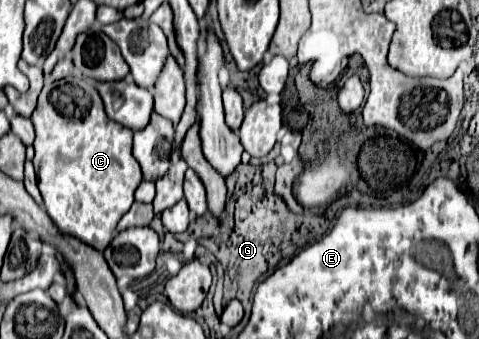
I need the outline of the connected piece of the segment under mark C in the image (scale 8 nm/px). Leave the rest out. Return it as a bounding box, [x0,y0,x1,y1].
[31,79,143,251]

